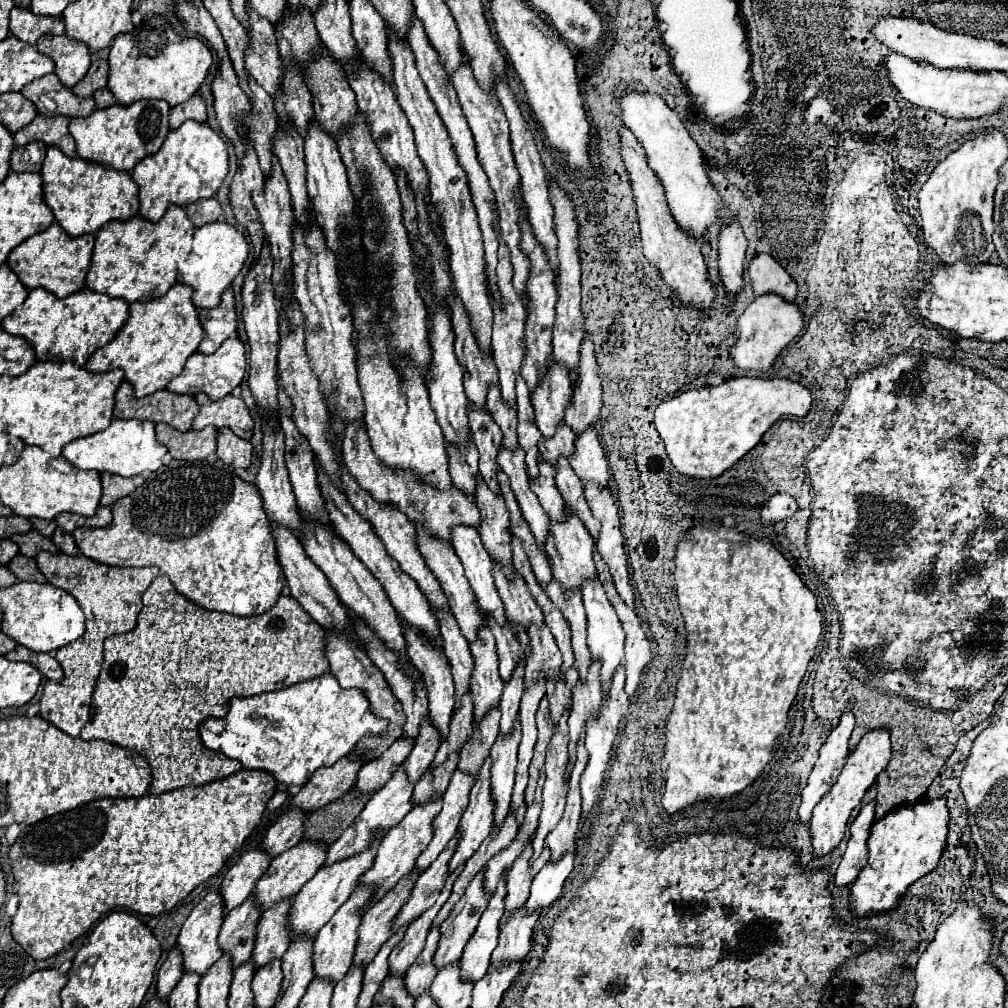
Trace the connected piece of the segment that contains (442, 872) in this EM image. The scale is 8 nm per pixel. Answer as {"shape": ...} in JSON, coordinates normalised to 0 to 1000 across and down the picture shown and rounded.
{"shape":[[[452,824],[452,830],[446,832],[446,838],[442,838],[442,842],[435,848],[435,852],[415,870],[415,874],[409,882],[409,890],[405,892],[403,900],[399,900],[395,910],[391,912],[389,926],[395,920],[399,920],[401,916],[407,916],[409,912],[417,910],[423,902],[427,902],[427,898],[431,898],[431,894],[435,892],[435,888],[440,880],[440,874],[446,866],[446,864],[442,864],[442,856],[446,856],[446,848],[450,848],[450,836],[454,836],[454,824]]]}

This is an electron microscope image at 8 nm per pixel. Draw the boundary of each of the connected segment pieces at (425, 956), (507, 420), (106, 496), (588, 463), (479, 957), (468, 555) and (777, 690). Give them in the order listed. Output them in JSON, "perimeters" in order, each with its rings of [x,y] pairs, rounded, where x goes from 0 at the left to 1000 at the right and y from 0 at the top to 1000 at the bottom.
{"perimeters":[[[[429,920],[423,932],[423,939],[419,941],[419,945],[413,949],[413,953],[409,955],[409,959],[403,963],[401,973],[403,973],[403,981],[407,983],[407,987],[415,989],[421,983],[427,981],[429,971],[433,969],[433,959],[431,959],[431,943],[435,939],[435,932],[437,932],[437,922]]],[[[494,380],[490,384],[486,384],[484,392],[482,392],[482,402],[484,408],[488,410],[490,418],[496,422],[498,430],[500,430],[500,439],[506,445],[514,443],[514,434],[512,434],[512,404],[502,404],[502,400],[498,400],[498,392],[496,392],[496,384]]],[[[103,467],[103,469],[99,469],[99,473],[101,473],[101,495],[99,495],[99,499],[105,503],[109,503],[113,497],[125,493],[137,481],[143,479],[141,471],[121,473],[121,471],[109,471],[107,467]]],[[[587,422],[571,434],[569,449],[563,455],[577,479],[591,477],[593,481],[603,481],[603,457]]],[[[502,866],[494,876],[482,904],[476,910],[476,916],[466,930],[460,947],[458,947],[458,969],[462,971],[476,971],[486,957],[486,947],[494,936],[494,916],[500,908],[500,890],[502,890]]],[[[450,523],[448,541],[460,561],[462,574],[466,574],[466,582],[468,582],[476,602],[482,608],[488,608],[488,612],[498,620],[502,616],[502,608],[500,608],[498,594],[494,592],[490,574],[488,574],[490,559],[488,559],[484,547],[478,543],[474,527],[470,523]]],[[[692,521],[688,523],[681,535],[673,537],[671,541],[671,551],[669,551],[669,584],[671,584],[671,594],[673,594],[673,604],[679,612],[679,624],[681,624],[681,648],[677,654],[675,662],[675,674],[671,678],[671,688],[669,688],[669,697],[667,705],[661,711],[661,721],[659,721],[659,751],[655,757],[657,763],[657,801],[663,807],[671,807],[692,793],[700,791],[726,791],[734,787],[738,781],[742,781],[758,763],[758,759],[766,753],[766,741],[772,731],[776,731],[782,715],[782,703],[788,697],[792,680],[802,664],[802,658],[808,650],[812,632],[815,626],[815,614],[810,604],[810,592],[808,588],[796,578],[796,574],[788,568],[784,559],[778,555],[778,551],[762,537],[762,535],[748,535],[732,529],[726,523],[716,523],[716,521]]]]}

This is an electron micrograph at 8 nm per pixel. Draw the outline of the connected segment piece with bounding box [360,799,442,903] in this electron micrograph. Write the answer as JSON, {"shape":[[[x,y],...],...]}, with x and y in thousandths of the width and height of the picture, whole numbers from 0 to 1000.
{"shape":[[[431,793],[431,797],[419,797],[419,801],[409,801],[409,805],[399,813],[399,816],[395,816],[395,820],[387,820],[387,826],[383,824],[383,828],[377,834],[371,858],[357,870],[359,878],[373,878],[371,886],[373,890],[369,896],[379,892],[379,888],[383,888],[383,884],[387,884],[393,878],[393,874],[411,860],[411,852],[419,848],[419,844],[425,840],[429,832],[431,826],[429,813],[433,813],[437,803],[438,803],[438,793]]]}

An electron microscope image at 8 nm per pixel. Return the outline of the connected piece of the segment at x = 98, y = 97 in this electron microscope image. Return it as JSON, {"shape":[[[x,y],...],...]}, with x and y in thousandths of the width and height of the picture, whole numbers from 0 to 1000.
{"shape":[[[99,88],[93,92],[93,100],[95,100],[95,108],[105,108],[105,106],[115,102],[115,96],[109,94],[107,88]]]}

